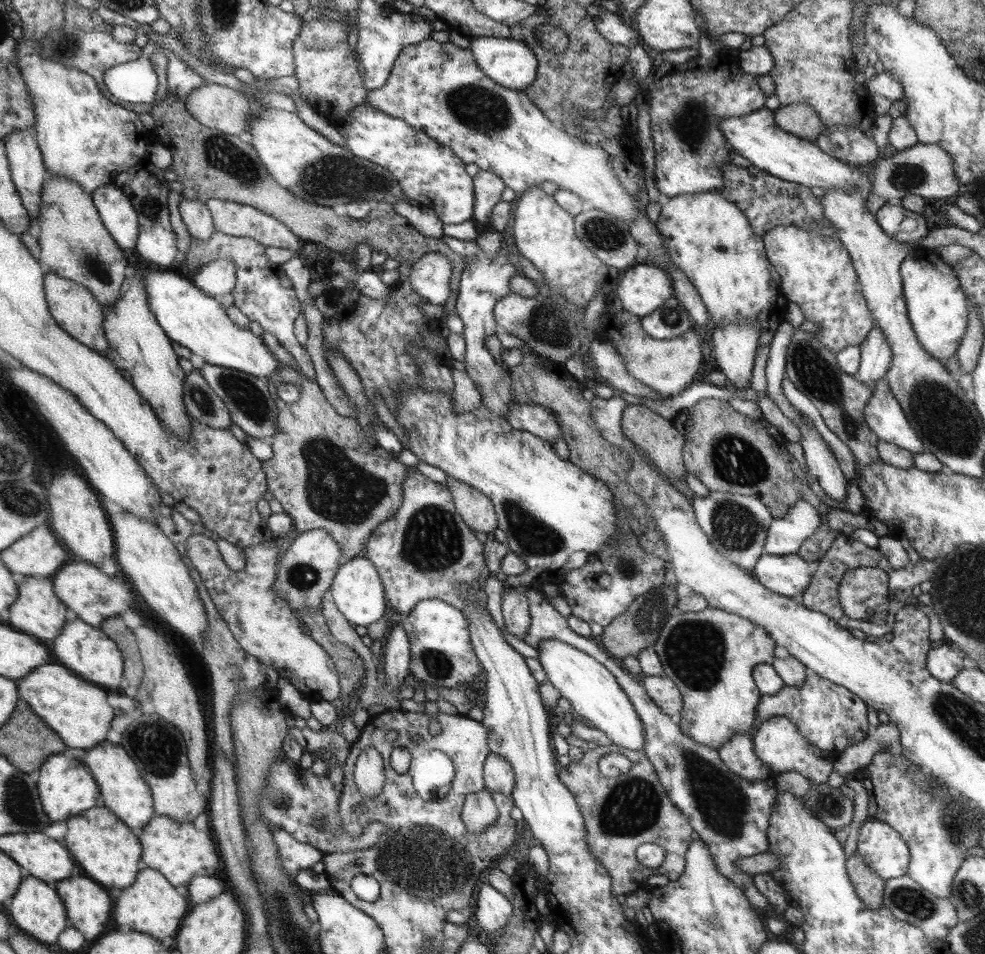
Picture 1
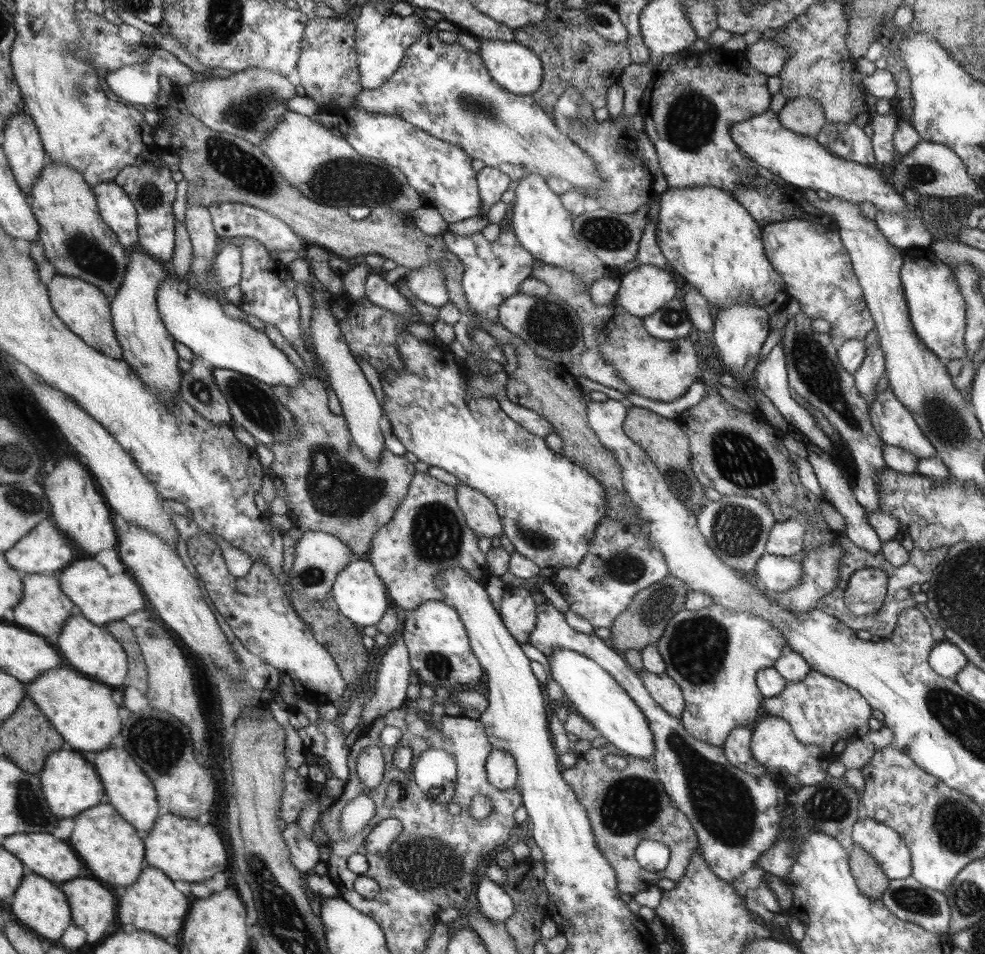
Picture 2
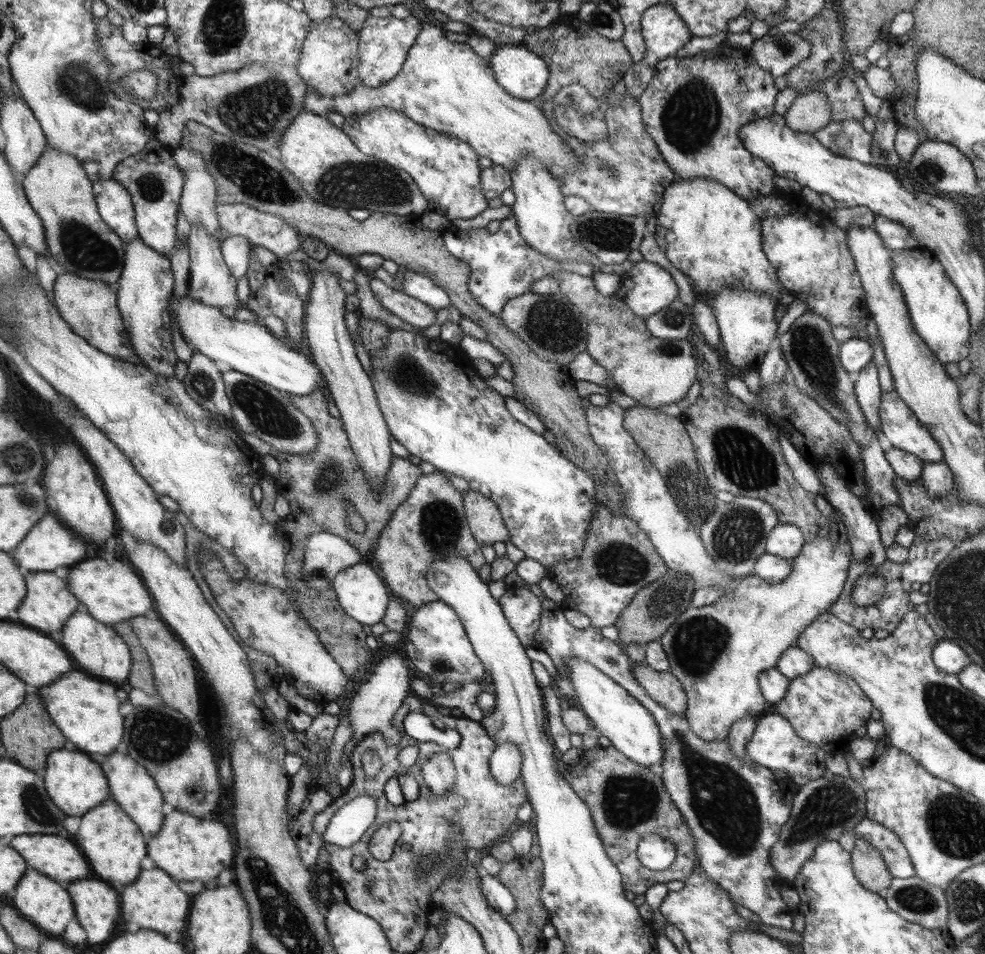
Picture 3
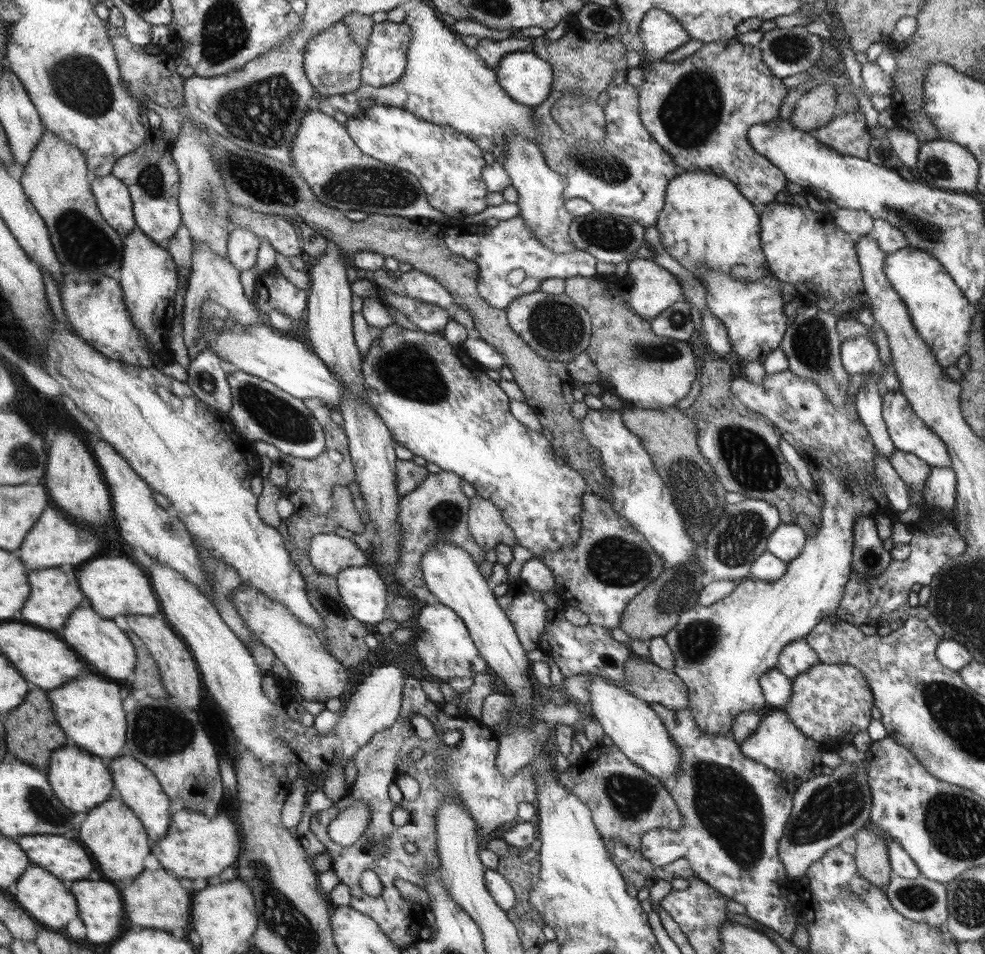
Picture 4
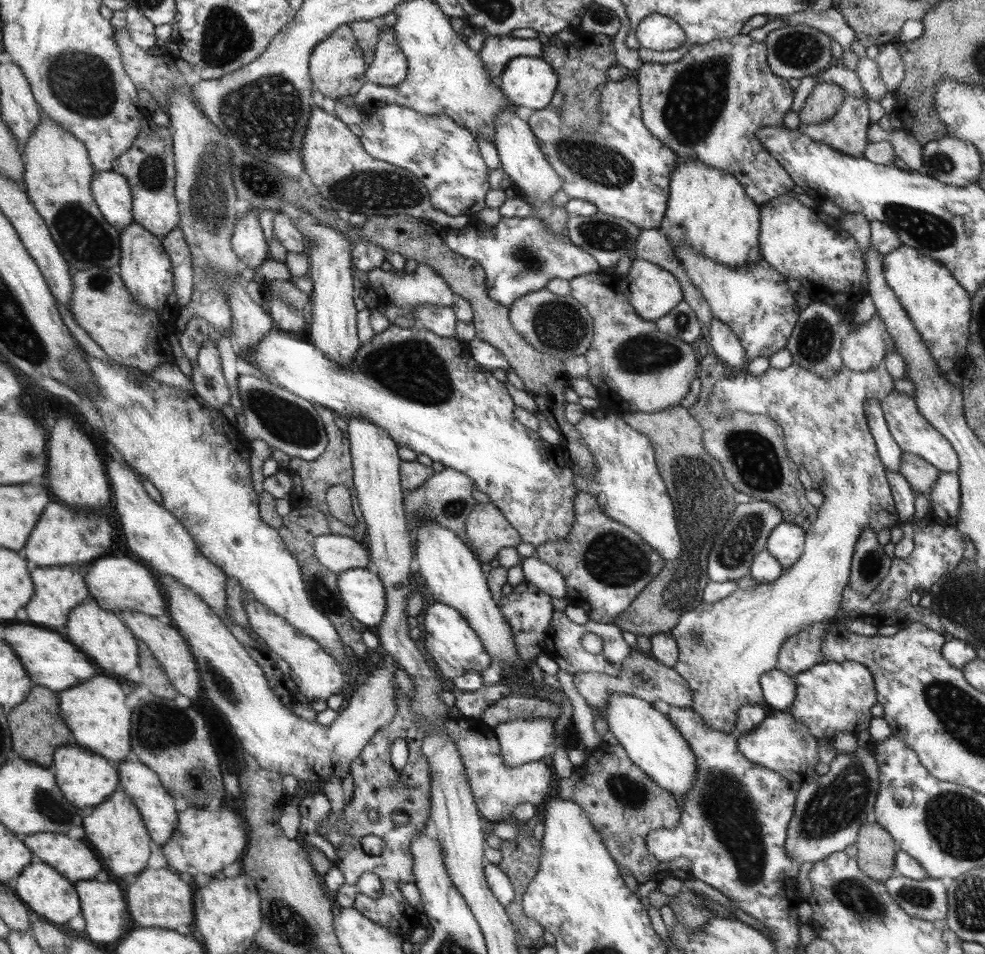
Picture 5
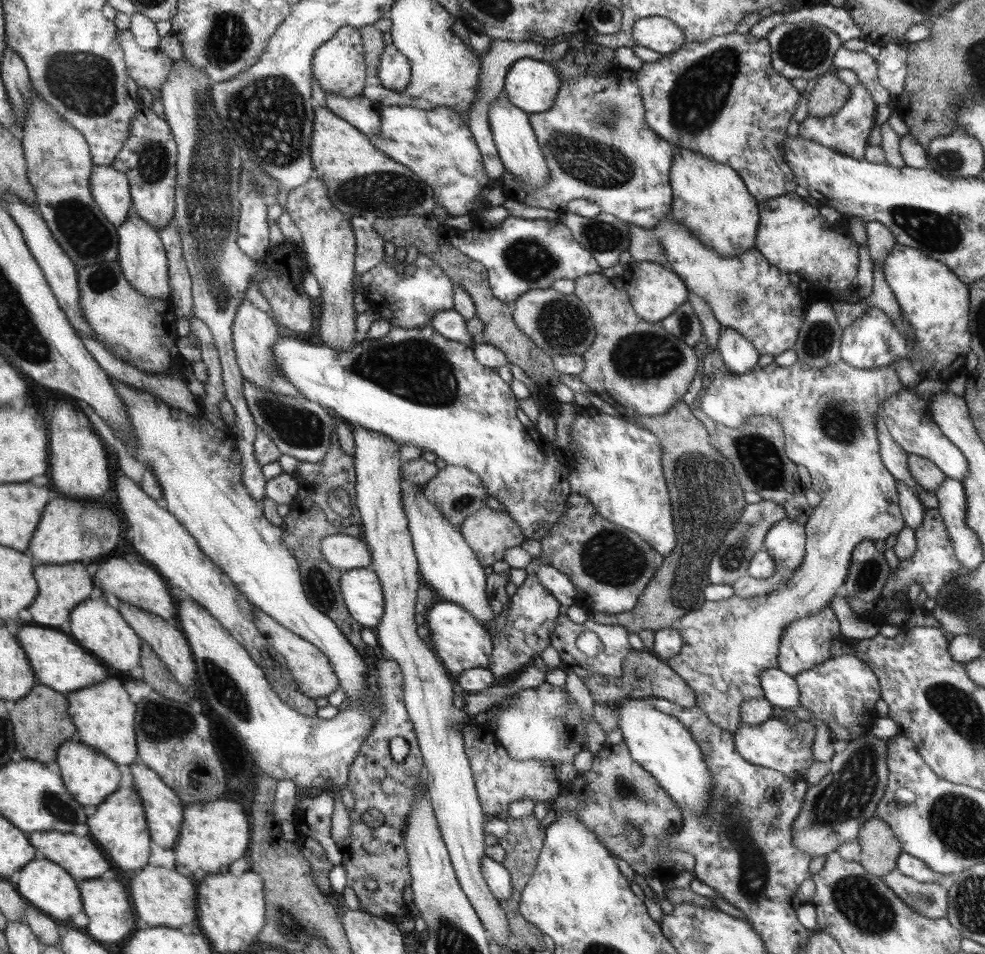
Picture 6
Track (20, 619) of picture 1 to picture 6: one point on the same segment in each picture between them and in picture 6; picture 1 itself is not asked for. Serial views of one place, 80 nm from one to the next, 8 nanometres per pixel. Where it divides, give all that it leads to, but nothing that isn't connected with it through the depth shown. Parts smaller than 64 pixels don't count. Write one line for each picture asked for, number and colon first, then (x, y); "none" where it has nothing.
2: (43, 609)
3: (49, 603)
4: (55, 593)
5: (59, 590)
6: (62, 586)

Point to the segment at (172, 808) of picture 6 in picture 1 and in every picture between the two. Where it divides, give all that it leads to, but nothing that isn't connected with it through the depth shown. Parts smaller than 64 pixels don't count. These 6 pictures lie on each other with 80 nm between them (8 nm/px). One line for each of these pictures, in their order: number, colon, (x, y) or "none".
1: (125, 791)
2: (130, 791)
3: (132, 787)
4: (139, 788)
5: (143, 784)

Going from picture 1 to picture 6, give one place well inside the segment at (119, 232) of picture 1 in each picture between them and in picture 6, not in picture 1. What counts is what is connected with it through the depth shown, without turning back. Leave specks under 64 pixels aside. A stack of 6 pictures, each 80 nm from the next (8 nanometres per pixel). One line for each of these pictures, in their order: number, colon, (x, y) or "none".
2: (116, 206)
3: (116, 207)
4: (112, 196)
5: (111, 190)
6: (109, 186)

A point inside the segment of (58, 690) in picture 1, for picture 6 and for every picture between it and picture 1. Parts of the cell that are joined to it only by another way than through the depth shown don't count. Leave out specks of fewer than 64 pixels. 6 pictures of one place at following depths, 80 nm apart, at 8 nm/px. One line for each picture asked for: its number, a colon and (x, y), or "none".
2: (82, 711)
3: (86, 710)
4: (89, 709)
5: (95, 710)
6: (104, 715)

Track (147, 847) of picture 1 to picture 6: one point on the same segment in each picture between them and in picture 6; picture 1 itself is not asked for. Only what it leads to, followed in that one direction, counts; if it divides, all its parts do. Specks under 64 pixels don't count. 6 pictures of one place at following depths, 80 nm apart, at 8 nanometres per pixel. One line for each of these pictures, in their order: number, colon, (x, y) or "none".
2: (176, 845)
3: (191, 848)
4: (197, 845)
5: (206, 840)
6: (214, 834)

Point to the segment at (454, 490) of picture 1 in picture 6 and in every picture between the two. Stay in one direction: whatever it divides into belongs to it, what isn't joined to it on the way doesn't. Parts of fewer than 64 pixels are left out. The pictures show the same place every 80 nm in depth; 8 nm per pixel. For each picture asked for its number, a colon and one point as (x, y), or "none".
2: (482, 516)
3: (486, 522)
4: (485, 522)
5: (488, 530)
6: (490, 533)

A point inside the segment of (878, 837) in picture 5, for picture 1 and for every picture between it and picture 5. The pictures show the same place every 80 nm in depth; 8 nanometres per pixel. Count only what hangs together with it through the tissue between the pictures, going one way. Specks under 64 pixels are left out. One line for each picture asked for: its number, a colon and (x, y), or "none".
1: (870, 887)
2: (872, 881)
3: (871, 869)
4: (871, 856)

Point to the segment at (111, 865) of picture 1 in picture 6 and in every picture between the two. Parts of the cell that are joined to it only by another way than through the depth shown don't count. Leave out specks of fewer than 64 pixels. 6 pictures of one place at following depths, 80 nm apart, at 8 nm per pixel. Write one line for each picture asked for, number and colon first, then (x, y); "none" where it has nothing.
2: (109, 847)
3: (114, 842)
4: (117, 838)
5: (116, 828)
6: (119, 825)

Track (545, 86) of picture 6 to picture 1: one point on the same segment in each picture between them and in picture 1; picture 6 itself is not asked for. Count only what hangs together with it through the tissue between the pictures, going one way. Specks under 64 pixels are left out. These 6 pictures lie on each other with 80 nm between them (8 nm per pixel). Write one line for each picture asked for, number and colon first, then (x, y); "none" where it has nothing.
1: (511, 63)
2: (518, 69)
3: (524, 74)
4: (525, 76)
5: (530, 81)

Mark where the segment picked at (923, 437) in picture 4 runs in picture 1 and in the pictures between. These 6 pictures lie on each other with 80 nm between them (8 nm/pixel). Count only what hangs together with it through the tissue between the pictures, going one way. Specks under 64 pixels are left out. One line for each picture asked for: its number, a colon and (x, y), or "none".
1: (883, 414)
2: (891, 419)
3: (899, 424)

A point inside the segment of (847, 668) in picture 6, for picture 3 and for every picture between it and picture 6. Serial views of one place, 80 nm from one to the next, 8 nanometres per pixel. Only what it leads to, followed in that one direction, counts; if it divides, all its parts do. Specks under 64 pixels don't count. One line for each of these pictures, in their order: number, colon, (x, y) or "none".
3: (827, 708)
4: (828, 701)
5: (831, 697)

